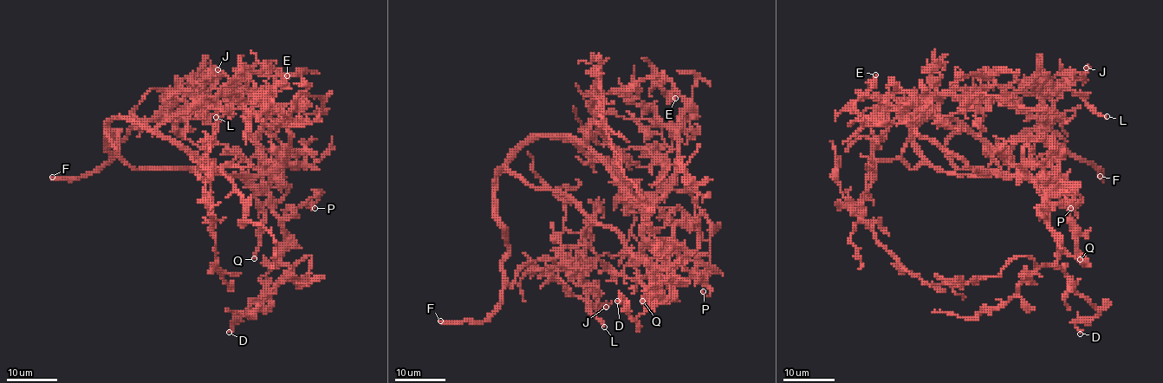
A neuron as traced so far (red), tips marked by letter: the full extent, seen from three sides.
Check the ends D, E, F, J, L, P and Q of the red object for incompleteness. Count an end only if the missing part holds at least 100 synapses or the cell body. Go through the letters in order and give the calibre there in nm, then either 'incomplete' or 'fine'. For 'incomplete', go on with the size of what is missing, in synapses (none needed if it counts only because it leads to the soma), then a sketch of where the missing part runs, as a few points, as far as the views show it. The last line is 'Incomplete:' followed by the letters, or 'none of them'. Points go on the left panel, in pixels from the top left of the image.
D: 200 nm thick; fine
E: 180 nm thick; fine
F: 360 nm thick; incomplete; about 2000 synapses
J: 170 nm thick; fine
L: 240 nm thick; fine
P: 150 nm thick; fine
Q: 320 nm thick; fine
Incomplete: F

